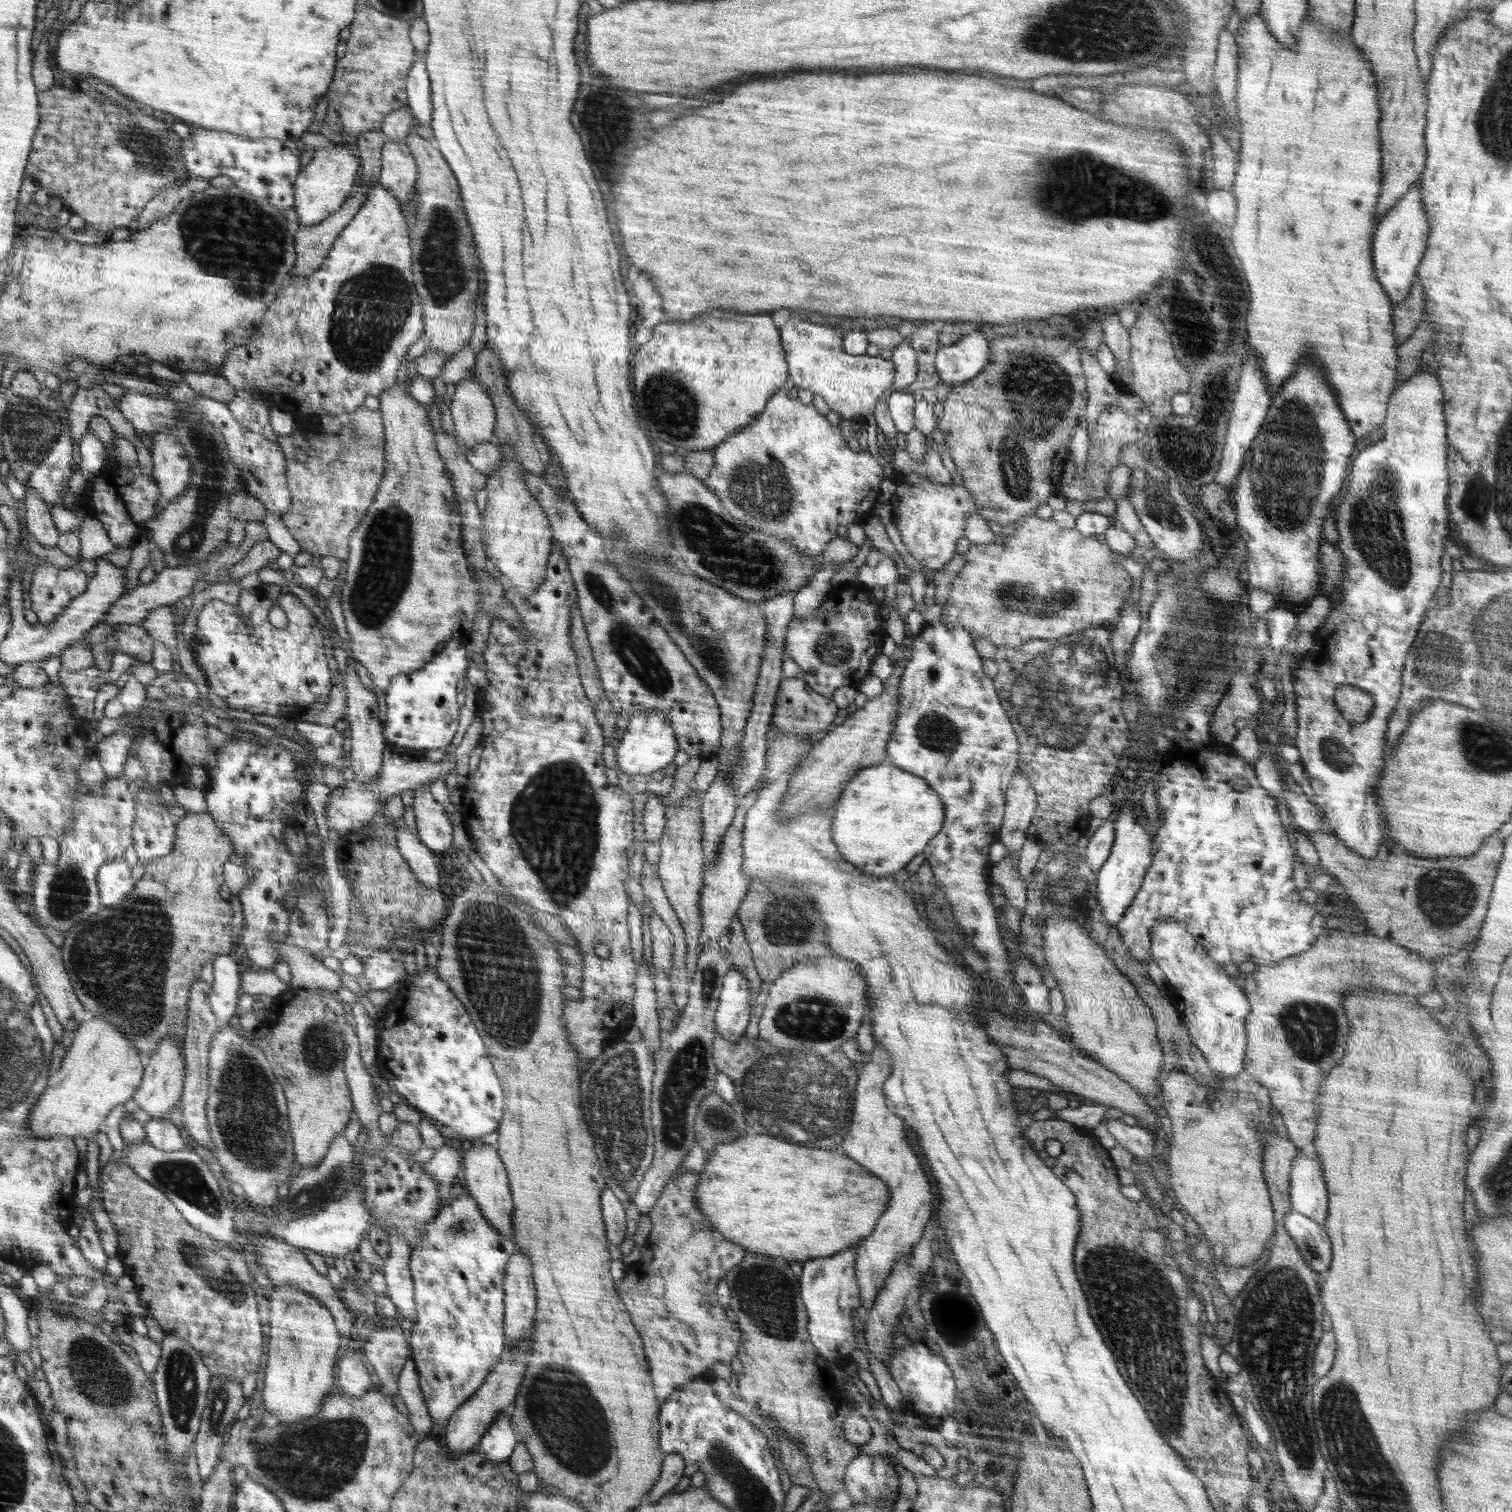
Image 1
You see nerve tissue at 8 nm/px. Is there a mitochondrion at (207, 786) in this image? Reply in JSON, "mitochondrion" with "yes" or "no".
{"mitochondrion":"no"}

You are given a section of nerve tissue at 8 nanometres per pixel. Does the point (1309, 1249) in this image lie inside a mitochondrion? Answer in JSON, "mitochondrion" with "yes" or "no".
{"mitochondrion":"yes"}

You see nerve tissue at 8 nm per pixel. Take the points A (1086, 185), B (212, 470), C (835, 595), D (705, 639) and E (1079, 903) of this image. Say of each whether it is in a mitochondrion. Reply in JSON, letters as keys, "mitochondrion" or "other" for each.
{"A":"mitochondrion","B":"mitochondrion","C":"other","D":"mitochondrion","E":"mitochondrion"}

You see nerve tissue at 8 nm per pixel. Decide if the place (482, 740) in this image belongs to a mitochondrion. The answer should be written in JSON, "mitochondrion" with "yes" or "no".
{"mitochondrion":"no"}

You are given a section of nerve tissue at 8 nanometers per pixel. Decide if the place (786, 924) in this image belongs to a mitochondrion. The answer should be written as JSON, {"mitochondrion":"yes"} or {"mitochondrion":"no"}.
{"mitochondrion":"yes"}

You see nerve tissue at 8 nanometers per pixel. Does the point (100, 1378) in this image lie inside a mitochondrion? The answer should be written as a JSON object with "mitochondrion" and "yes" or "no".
{"mitochondrion":"yes"}

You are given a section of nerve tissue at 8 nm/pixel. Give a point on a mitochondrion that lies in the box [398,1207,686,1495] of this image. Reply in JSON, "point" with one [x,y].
{"point":[560,1411]}

